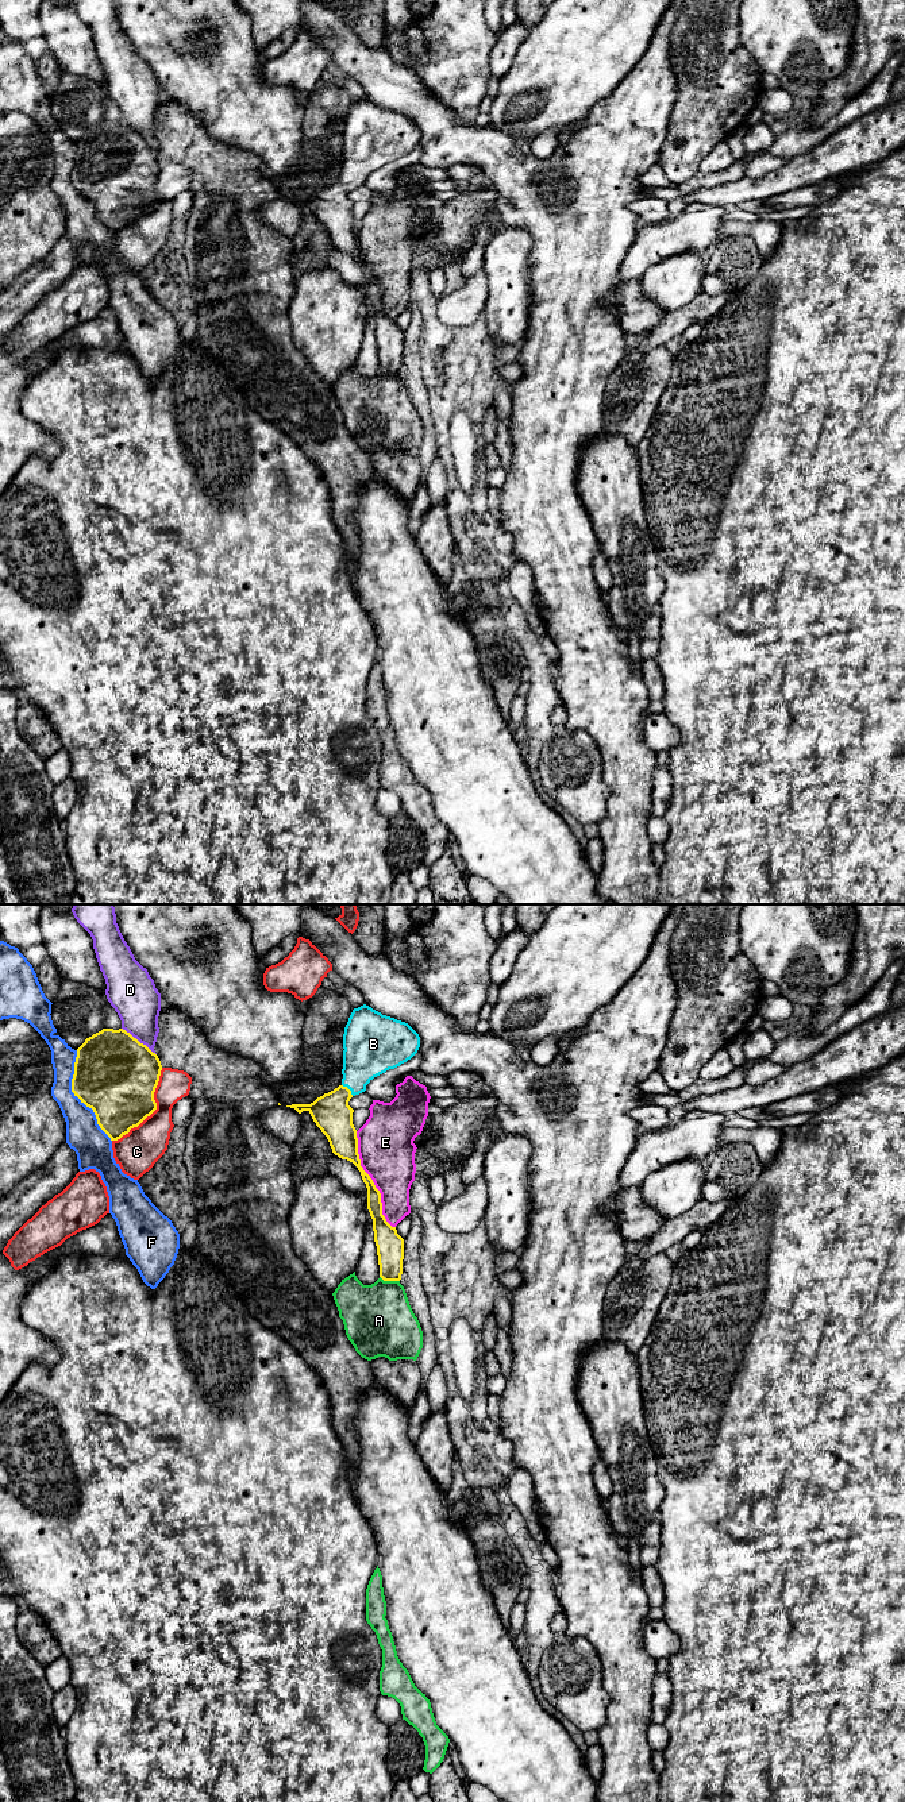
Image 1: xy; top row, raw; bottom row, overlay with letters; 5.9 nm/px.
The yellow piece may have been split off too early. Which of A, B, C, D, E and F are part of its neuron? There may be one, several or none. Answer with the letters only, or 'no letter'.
B

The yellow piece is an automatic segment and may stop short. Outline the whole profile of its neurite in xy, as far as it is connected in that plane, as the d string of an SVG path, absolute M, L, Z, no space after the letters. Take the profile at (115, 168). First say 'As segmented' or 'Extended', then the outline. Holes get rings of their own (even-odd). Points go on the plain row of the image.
As segmented. M103 121L77 142L72 185L92 201L97 217L118 234L157 202L154 185L162 158L155 146L123 121Z

